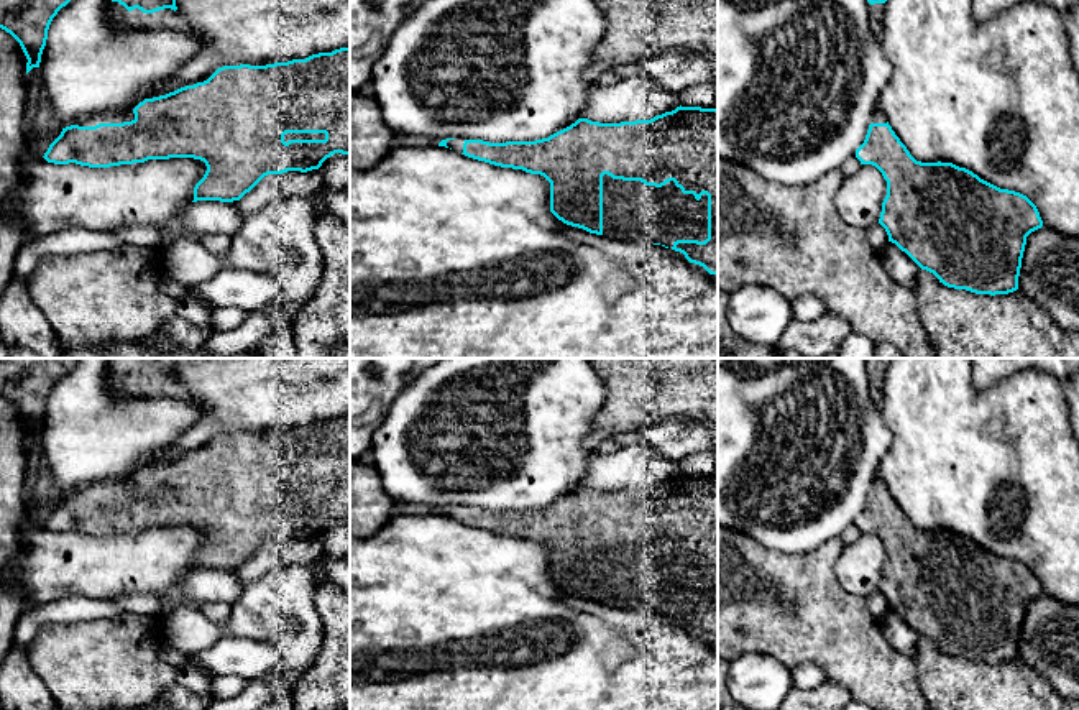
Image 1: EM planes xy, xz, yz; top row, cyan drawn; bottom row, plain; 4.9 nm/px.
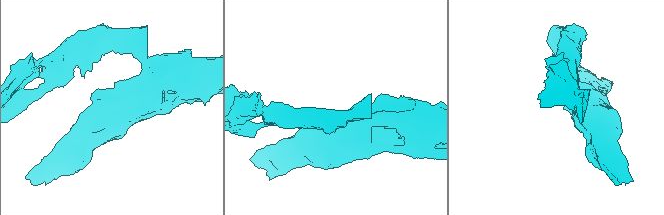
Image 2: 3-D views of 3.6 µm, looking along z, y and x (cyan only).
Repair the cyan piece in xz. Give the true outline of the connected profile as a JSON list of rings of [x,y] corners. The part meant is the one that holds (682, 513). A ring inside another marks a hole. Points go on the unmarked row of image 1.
[[[677,475],[650,488],[599,491],[578,486],[535,509],[489,511],[447,506],[438,514],[501,536],[540,542],[550,551],[550,580],[567,593],[614,608],[662,613],[718,643],[718,477]]]

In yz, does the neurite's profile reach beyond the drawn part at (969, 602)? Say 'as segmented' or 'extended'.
extended

